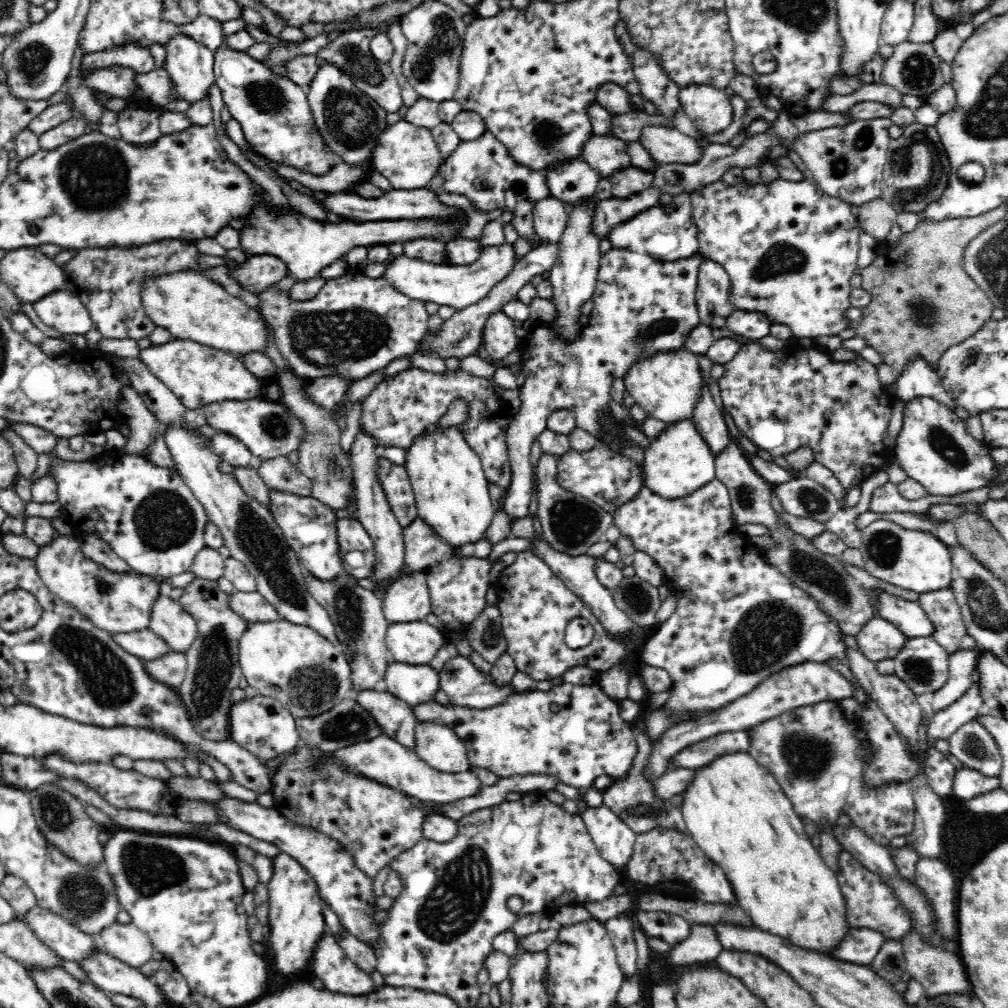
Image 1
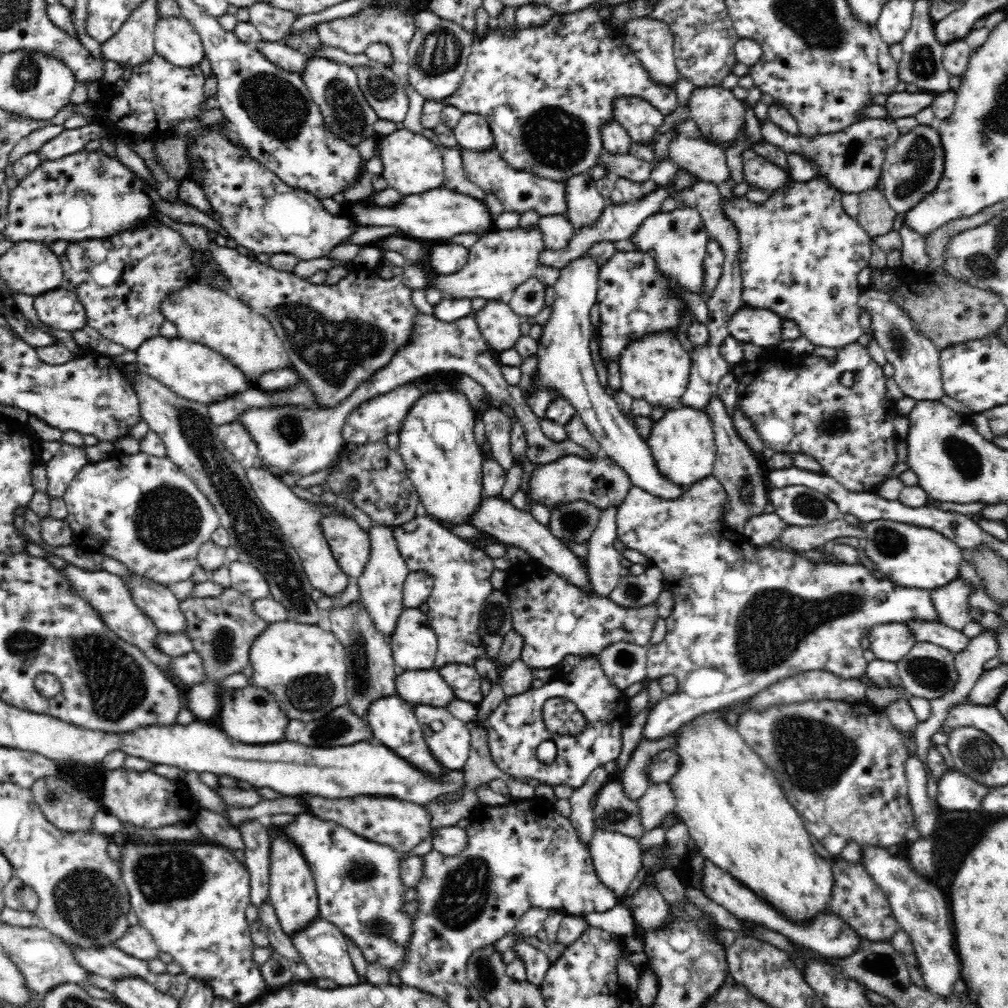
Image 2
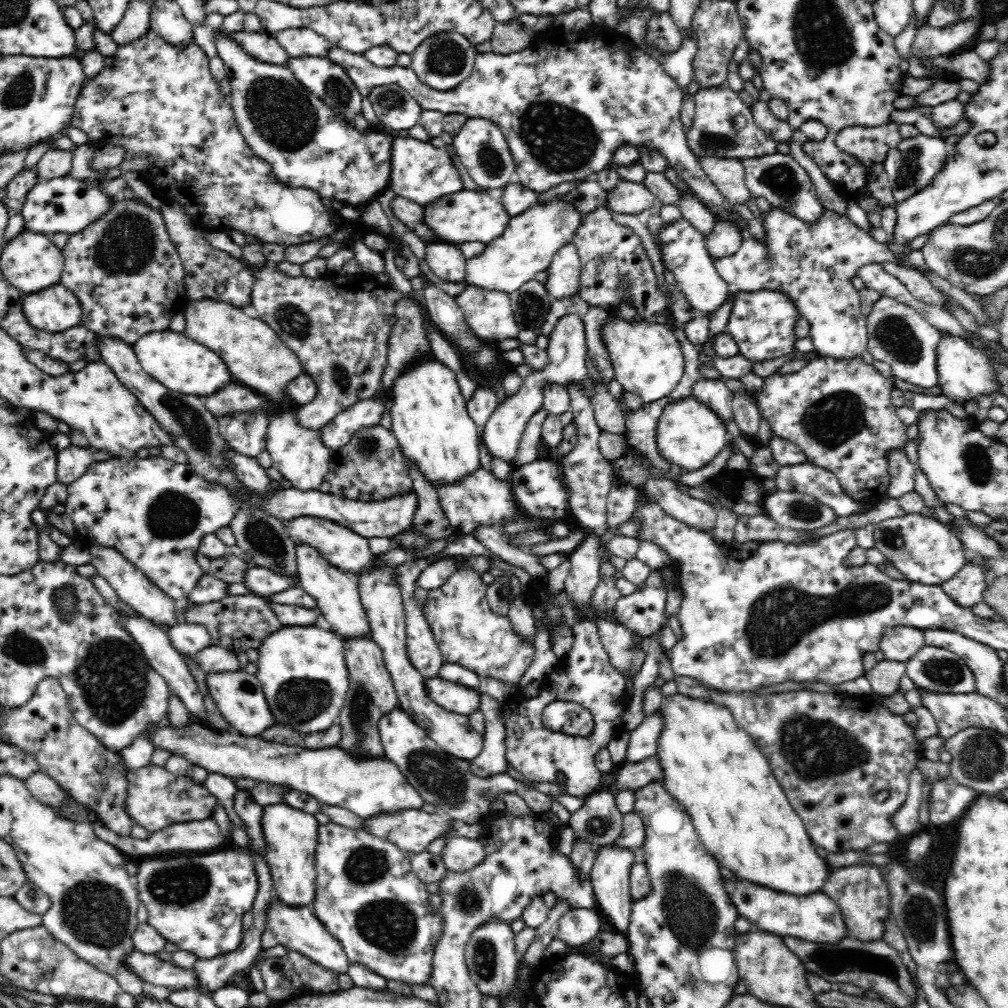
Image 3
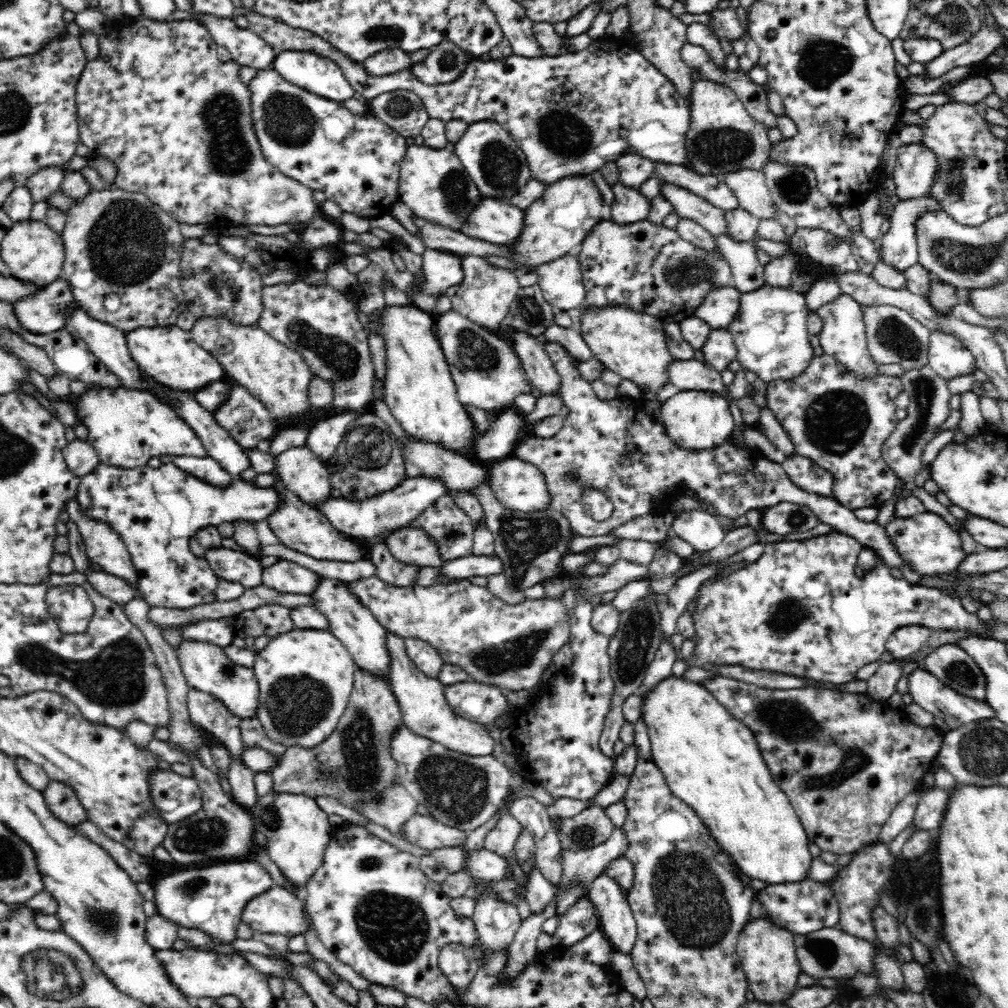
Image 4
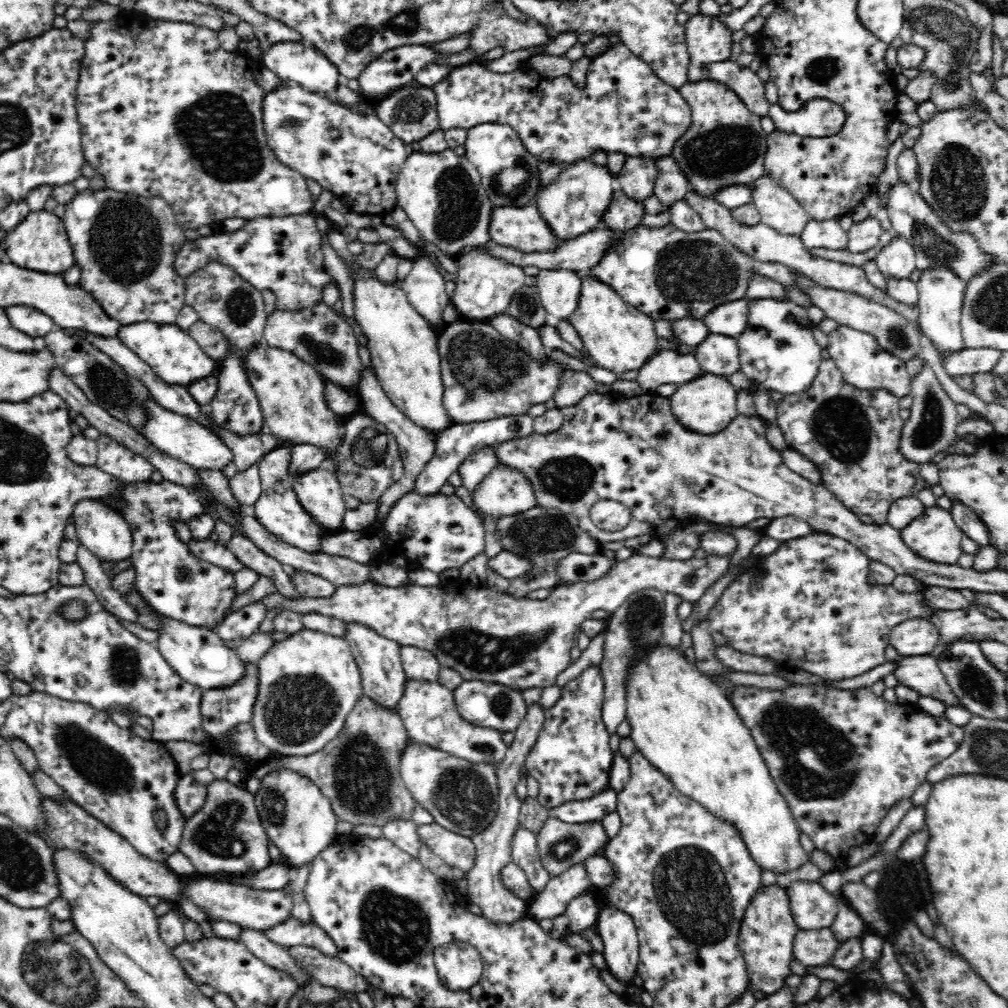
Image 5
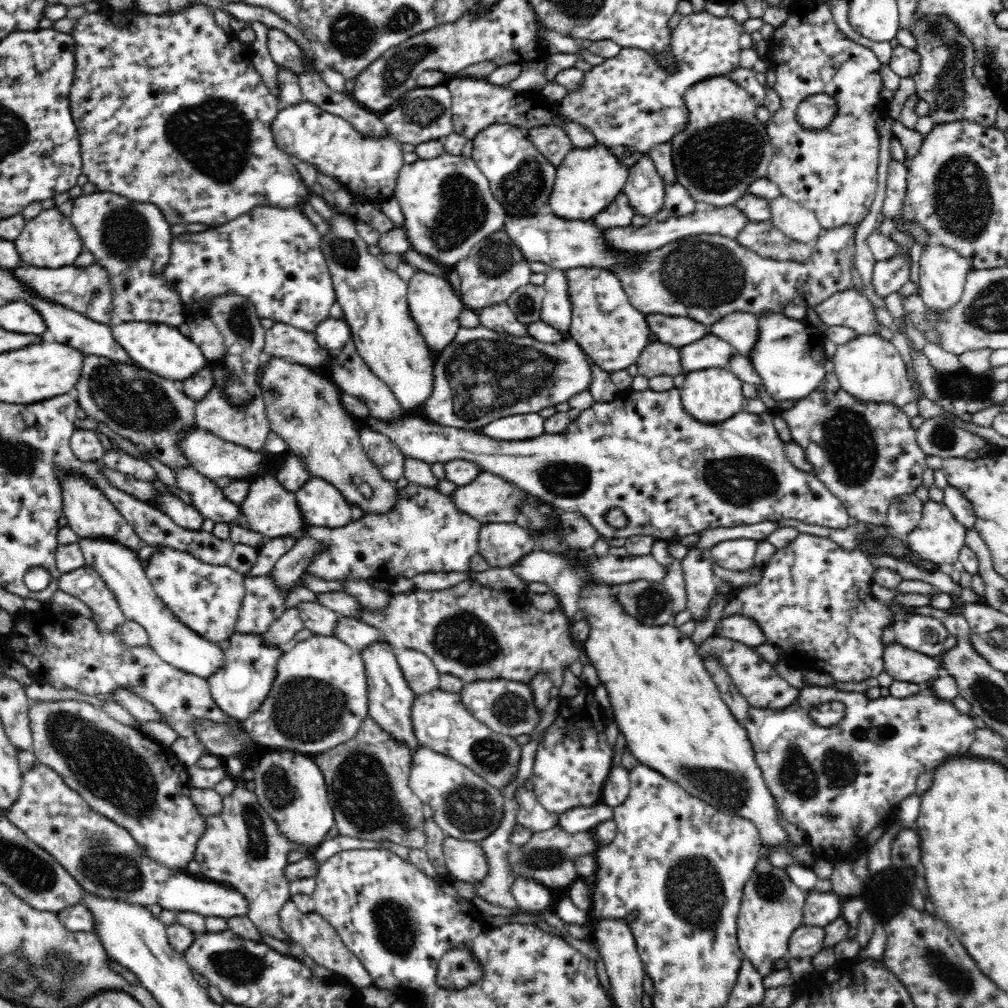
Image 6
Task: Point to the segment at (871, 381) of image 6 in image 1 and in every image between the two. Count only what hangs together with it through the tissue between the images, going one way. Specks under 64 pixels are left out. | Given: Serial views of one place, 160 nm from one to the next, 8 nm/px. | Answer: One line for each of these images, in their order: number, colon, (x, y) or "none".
1: (790, 248)
2: (801, 253)
3: (813, 264)
4: (843, 335)
5: (865, 365)

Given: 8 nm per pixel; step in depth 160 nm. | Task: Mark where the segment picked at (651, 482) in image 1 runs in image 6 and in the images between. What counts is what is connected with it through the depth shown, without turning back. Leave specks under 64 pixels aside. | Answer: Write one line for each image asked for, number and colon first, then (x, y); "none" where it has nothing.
2: (682, 442)
3: (689, 433)
4: (695, 419)
5: (707, 404)
6: (712, 395)

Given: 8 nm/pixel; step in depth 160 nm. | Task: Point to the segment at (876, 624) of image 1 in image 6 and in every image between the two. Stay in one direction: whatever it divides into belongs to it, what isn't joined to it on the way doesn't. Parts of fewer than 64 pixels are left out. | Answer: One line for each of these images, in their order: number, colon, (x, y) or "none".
2: (890, 642)
3: (899, 644)
4: (907, 640)
5: (918, 636)
6: (925, 634)

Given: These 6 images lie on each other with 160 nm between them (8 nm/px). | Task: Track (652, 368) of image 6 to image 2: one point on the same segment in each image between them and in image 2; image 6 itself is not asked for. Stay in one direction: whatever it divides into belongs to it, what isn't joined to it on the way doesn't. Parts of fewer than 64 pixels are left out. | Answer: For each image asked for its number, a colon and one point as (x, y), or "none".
2: (739, 469)
3: (713, 392)
4: (691, 374)
5: (664, 366)

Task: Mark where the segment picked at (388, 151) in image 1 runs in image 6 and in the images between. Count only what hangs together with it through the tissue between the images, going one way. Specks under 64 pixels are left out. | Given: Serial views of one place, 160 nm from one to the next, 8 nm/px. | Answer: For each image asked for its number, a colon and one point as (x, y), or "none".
2: (412, 164)
3: (422, 172)
4: (433, 182)
5: (442, 193)
6: (448, 207)

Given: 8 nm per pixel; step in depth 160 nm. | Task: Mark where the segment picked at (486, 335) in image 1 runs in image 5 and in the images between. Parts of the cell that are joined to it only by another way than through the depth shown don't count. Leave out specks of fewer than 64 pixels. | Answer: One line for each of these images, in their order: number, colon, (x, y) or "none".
2: (500, 326)
3: (489, 313)
4: (486, 291)
5: (485, 284)

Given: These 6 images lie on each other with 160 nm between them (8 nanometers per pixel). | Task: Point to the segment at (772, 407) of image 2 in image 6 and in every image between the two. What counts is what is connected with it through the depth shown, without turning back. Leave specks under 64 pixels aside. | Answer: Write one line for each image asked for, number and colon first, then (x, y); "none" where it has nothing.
3: (839, 413)
4: (840, 421)
5: (853, 436)
6: (867, 454)

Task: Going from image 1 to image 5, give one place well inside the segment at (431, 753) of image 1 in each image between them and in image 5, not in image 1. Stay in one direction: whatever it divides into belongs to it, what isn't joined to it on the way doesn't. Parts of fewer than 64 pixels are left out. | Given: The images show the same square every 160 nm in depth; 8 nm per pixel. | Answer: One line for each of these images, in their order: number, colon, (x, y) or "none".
2: (449, 737)
3: (380, 595)
4: (424, 709)
5: (428, 710)

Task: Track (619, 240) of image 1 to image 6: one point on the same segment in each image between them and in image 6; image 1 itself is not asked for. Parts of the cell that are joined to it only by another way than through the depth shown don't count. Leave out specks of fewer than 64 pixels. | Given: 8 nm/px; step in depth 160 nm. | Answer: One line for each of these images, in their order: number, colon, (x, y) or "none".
2: (677, 239)
3: (684, 250)
4: (719, 309)
5: (731, 318)
6: (740, 329)

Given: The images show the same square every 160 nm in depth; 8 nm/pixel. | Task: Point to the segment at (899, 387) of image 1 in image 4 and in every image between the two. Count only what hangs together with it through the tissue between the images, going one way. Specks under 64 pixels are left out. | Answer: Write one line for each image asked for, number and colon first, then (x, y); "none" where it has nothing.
2: (917, 370)
3: (898, 334)
4: (894, 337)

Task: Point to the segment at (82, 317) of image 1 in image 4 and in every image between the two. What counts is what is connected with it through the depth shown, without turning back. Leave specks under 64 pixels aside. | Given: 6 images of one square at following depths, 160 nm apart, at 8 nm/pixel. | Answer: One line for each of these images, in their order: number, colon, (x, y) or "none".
2: (60, 309)
3: (54, 309)
4: (41, 314)

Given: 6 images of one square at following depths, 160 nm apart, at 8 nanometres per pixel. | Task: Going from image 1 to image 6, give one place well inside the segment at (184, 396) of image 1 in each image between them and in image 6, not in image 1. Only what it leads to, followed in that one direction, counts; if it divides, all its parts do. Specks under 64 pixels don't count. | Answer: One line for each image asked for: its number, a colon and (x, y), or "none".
2: (193, 371)
3: (181, 364)
4: (169, 354)
5: (173, 354)
6: (160, 348)

